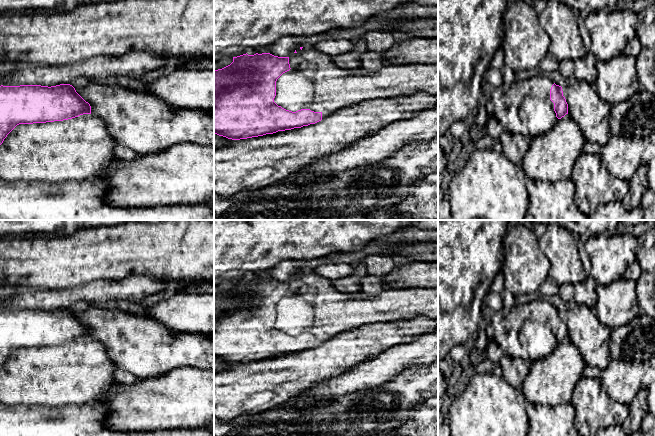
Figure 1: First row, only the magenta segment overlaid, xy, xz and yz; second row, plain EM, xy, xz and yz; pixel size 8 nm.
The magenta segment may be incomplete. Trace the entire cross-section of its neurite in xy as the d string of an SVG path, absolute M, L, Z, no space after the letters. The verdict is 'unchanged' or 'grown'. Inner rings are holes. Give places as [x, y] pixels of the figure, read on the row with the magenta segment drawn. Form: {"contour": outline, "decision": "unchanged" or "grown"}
{"contour": "M70 84L56 86L20 85L0 86L0 145L19 124L63 121L91 114L91 106Z", "decision": "unchanged"}

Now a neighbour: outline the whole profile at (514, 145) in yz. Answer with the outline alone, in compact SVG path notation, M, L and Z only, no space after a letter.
M504 130L499 139L501 151L516 165L521 165L532 139L520 133Z

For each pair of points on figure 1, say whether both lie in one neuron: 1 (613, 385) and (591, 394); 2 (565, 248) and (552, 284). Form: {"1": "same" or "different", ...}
{"1": "different", "2": "same"}

